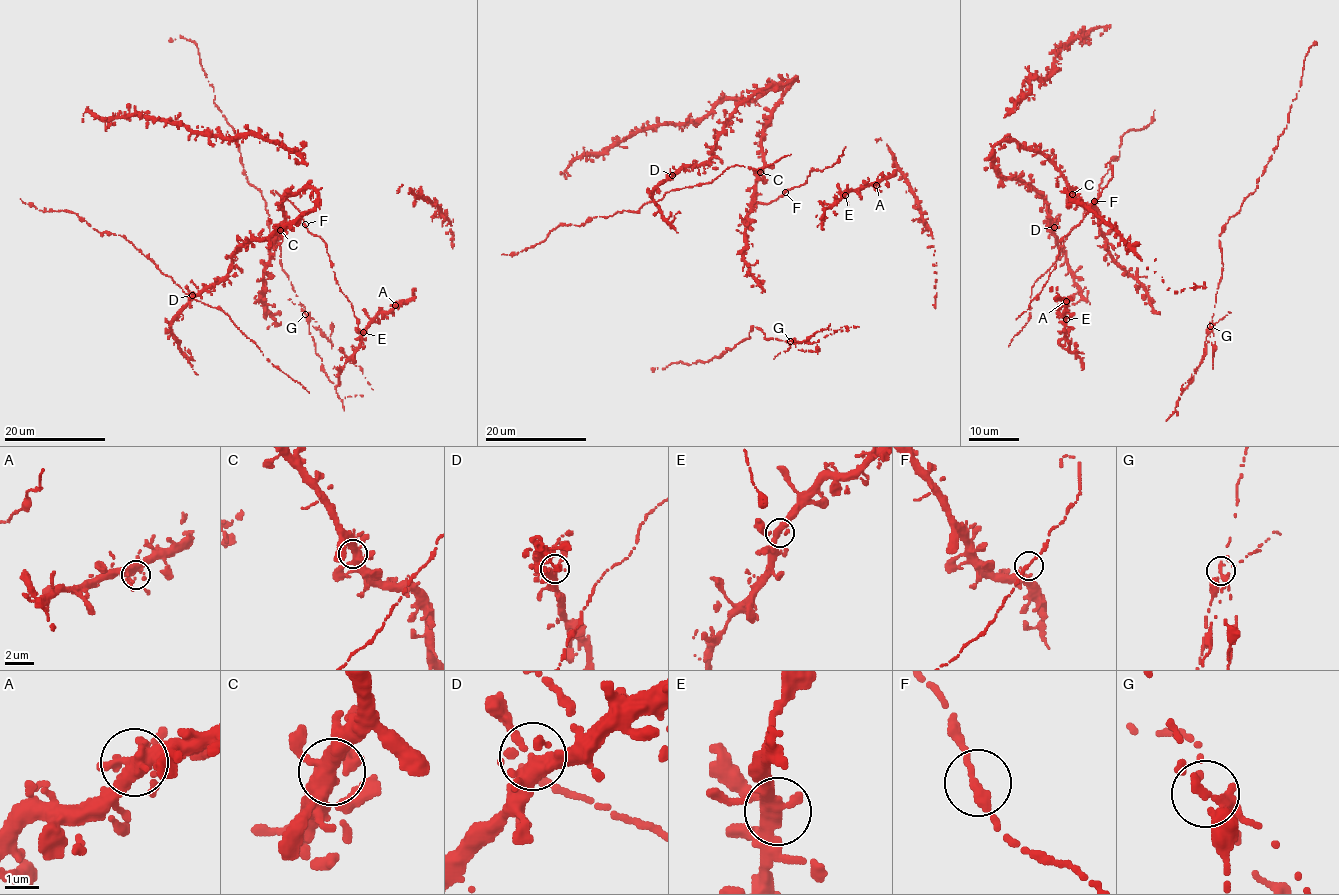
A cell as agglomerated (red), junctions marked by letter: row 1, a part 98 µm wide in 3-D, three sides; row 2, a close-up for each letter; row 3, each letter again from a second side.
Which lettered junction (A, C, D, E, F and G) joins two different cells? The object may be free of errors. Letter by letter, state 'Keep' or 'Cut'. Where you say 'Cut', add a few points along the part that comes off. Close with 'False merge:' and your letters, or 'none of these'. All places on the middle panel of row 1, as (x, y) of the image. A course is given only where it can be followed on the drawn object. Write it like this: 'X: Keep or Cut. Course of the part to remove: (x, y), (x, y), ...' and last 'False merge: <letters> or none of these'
A: Keep
C: Keep
D: Keep
E: Keep
F: Keep
G: Cut. Course of the part to remove: (790, 341), (812, 344), (844, 326), (859, 327)
False merge: G

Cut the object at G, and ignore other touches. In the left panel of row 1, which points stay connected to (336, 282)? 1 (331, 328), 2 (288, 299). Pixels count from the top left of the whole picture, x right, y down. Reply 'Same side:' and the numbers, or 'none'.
Same side: none

